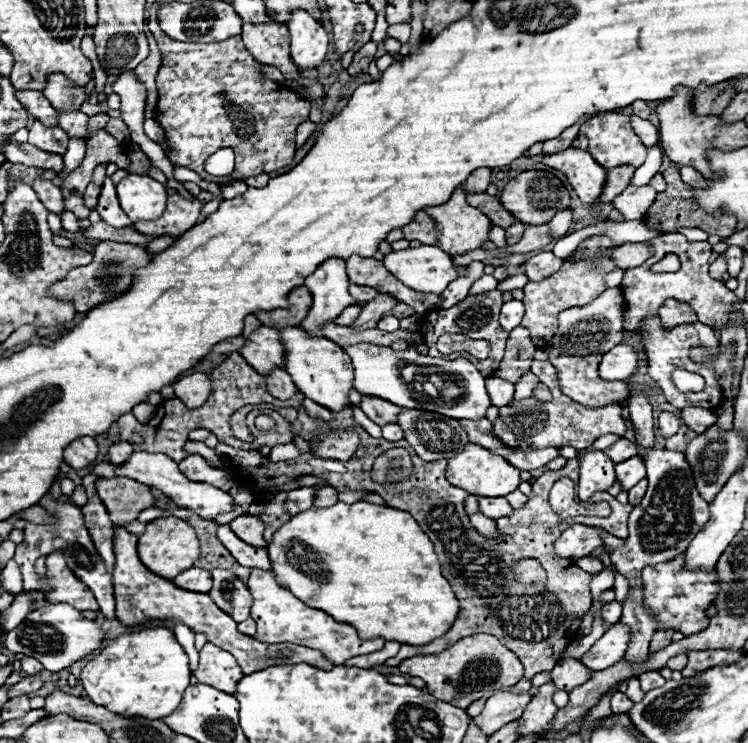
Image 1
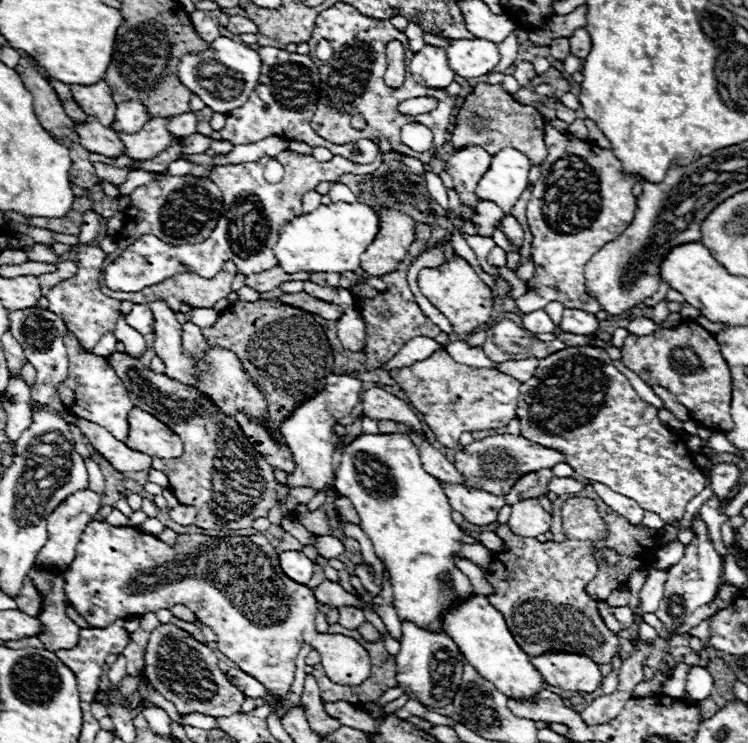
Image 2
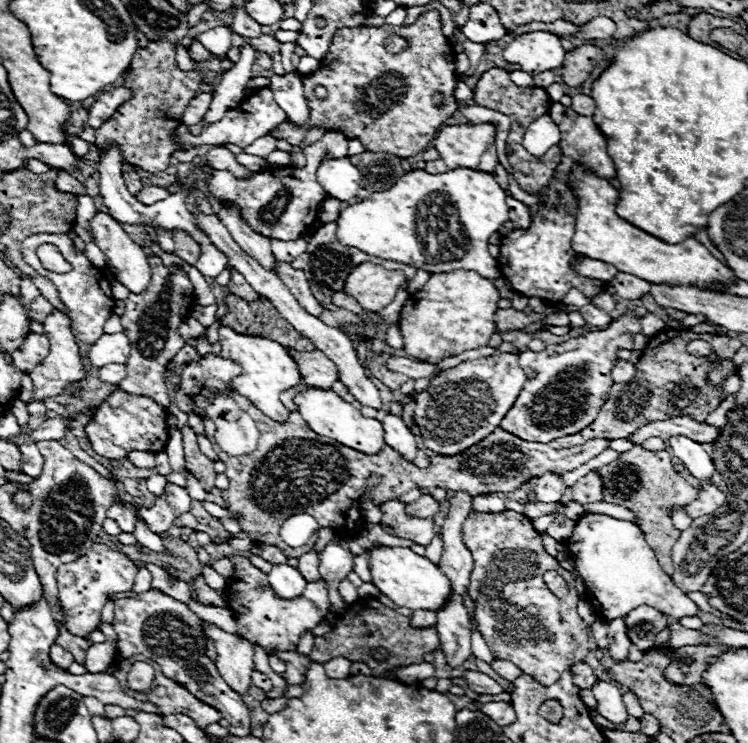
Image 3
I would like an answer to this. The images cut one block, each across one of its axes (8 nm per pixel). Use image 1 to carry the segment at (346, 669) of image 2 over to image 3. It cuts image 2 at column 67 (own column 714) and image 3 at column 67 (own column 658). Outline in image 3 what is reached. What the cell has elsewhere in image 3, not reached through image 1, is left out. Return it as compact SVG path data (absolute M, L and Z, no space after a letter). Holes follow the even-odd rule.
M94 544L84 556L58 568L58 602L66 614L66 628L72 634L86 636L100 626L100 612L108 600L108 594L128 592L134 584L138 568L122 552L112 550L106 544Z

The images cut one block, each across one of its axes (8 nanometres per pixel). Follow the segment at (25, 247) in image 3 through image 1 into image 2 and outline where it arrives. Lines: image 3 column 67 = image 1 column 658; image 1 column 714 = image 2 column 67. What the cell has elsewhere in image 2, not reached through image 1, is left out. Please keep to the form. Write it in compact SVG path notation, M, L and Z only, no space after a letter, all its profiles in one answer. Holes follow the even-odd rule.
M80 246L78 248L78 274L74 278L68 278L60 284L56 284L46 298L50 300L50 310L56 312L66 328L78 338L78 342L84 348L94 348L98 344L98 340L106 334L106 332L114 332L116 330L116 322L118 322L118 310L120 310L120 300L110 298L106 294L102 294L100 290L100 274L102 274L102 262L104 262L106 254L100 248L90 248L90 246Z

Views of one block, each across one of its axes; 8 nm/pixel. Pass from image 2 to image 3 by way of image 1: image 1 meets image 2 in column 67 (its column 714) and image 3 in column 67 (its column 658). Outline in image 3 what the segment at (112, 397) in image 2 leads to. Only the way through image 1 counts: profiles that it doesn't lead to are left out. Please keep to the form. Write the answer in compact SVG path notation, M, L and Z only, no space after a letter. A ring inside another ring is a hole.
M54 310L46 320L44 320L44 334L50 340L50 352L48 356L30 372L32 384L34 384L34 400L32 402L40 402L48 396L58 396L68 384L72 382L80 382L86 378L86 364L82 362L80 356L80 348L76 344L76 338L70 332L70 320L60 312Z

